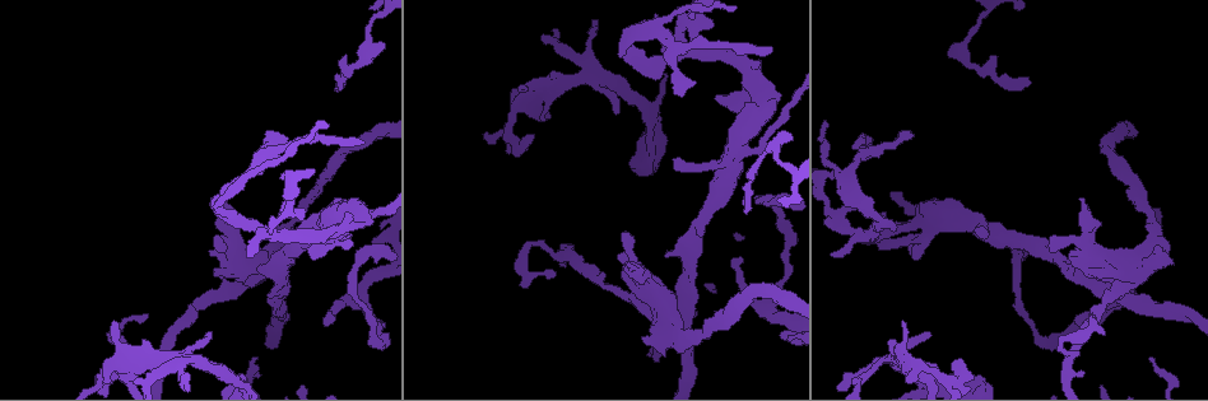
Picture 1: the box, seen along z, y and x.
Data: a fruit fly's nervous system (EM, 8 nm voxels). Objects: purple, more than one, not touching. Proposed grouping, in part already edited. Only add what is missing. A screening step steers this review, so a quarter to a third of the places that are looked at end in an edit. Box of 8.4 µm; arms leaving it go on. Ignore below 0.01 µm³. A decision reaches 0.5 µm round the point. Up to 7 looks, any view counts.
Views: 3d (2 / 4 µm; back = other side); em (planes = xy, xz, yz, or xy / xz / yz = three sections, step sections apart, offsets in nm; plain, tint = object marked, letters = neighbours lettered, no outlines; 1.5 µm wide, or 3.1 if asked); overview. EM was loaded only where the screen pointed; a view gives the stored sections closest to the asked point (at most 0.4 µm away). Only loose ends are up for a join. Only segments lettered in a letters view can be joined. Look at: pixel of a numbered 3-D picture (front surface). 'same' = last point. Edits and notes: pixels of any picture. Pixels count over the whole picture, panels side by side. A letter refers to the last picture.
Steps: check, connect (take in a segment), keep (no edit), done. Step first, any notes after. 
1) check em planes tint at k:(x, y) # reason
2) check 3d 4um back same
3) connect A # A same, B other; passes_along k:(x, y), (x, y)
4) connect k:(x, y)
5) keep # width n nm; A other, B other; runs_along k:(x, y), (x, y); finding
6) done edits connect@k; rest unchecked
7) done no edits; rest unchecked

check 3d 4um at 1:(747, 212)

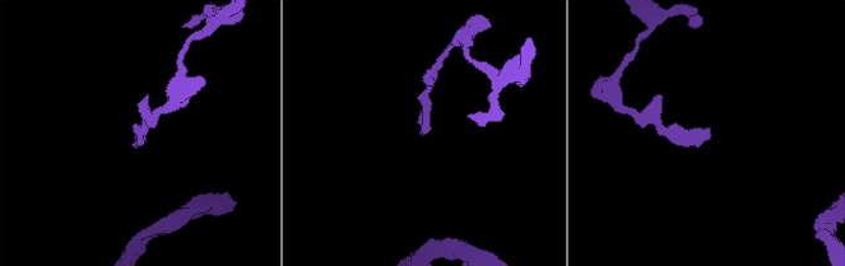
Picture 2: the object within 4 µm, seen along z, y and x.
check em xy step 8 letters at 2:(420, 134) # need the tissue

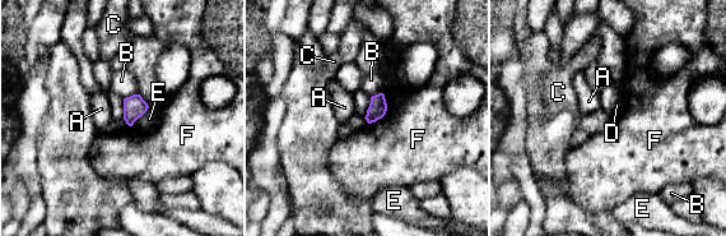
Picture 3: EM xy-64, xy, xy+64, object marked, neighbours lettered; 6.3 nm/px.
keep # A other, B other, C other, D other, E other, F other; border 3:(122, 98), (124, 119); no lettered segment goes on from it

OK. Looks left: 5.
check 3d 4um at 1:(1083, 197) # an open end

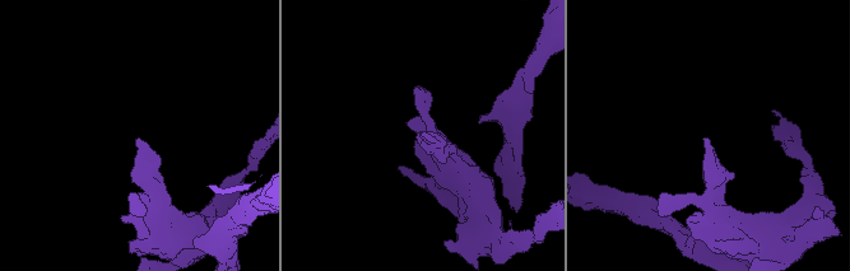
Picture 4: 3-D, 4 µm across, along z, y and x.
check em xy step 4 tint at 4:(706, 140) # shape alone is not enough

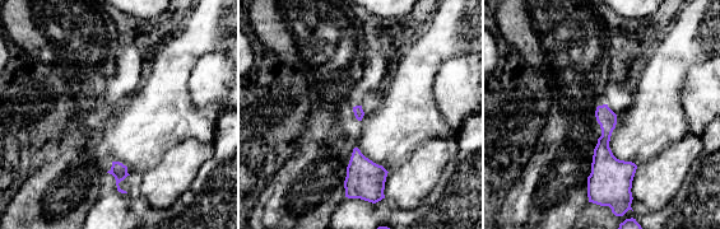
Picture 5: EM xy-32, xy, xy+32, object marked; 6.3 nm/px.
check em planes letters same

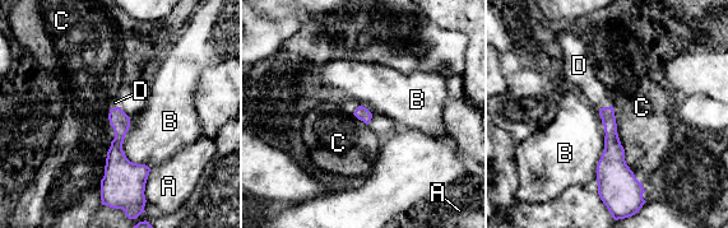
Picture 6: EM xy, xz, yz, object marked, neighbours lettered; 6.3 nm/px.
connect D # A other, B other, C other, D same; the neuron continues

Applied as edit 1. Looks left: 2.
done edits connect@6; rest unchecked

